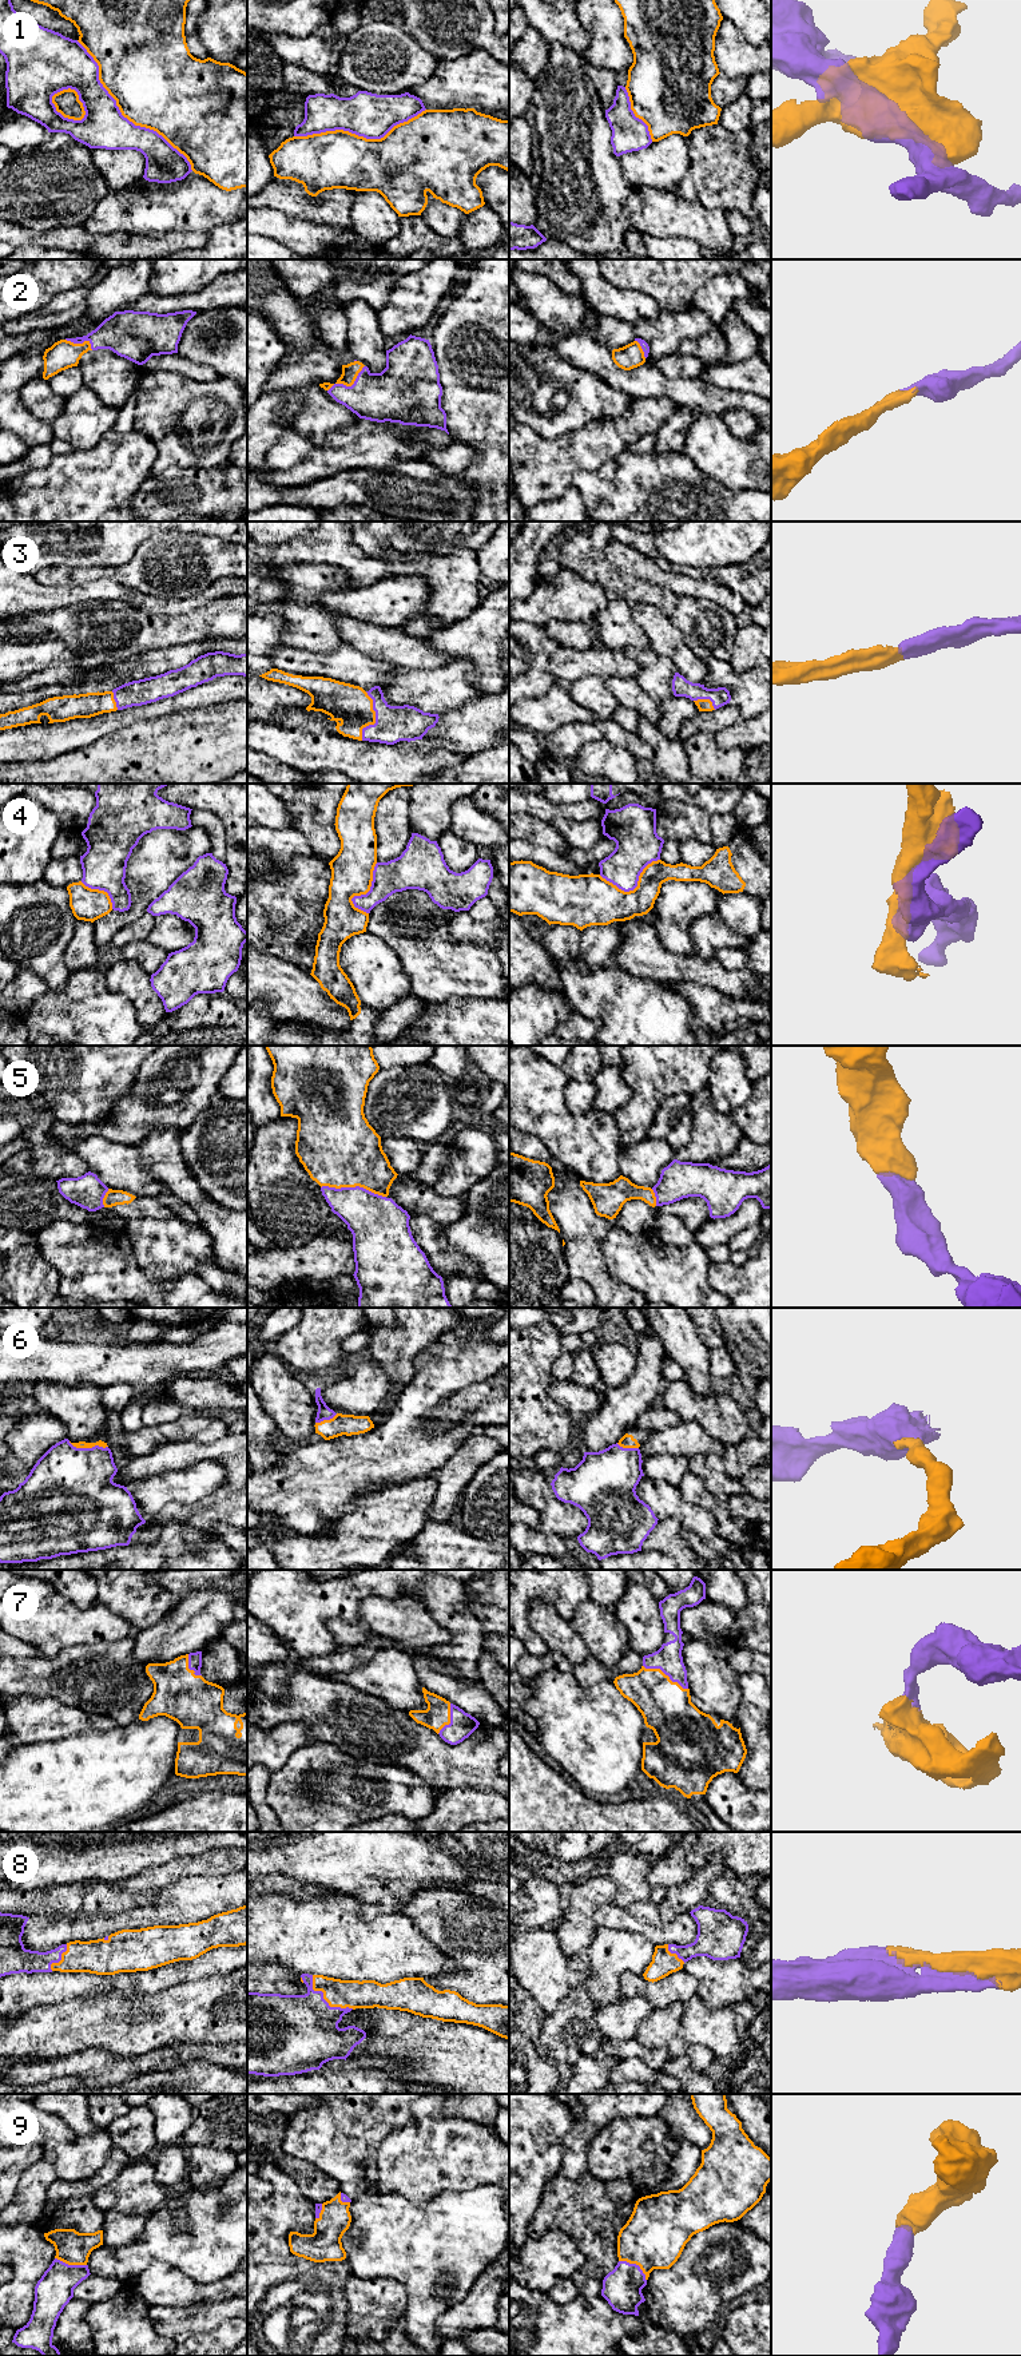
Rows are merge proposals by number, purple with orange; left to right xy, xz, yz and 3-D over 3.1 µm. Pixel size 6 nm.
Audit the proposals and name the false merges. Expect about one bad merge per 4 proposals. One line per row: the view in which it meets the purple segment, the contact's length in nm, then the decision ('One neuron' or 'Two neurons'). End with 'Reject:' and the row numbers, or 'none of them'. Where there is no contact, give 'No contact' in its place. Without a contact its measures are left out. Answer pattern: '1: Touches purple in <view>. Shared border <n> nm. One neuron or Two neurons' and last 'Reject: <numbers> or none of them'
1: Touches purple in xy. Shared border 1050 nm. Two neurons
2: Touches purple in xz. Shared border 280 nm. One neuron
3: Touches purple in xz. Shared border 300 nm. One neuron
4: Touches purple in yz. Shared border 380 nm. Two neurons
5: Touches purple in xz. Shared border 400 nm. One neuron
6: Touches purple in xy. Shared border 240 nm. One neuron
7: Touches purple in yz. Shared border 300 nm. One neuron
8: Touches purple in xz. Shared border 320 nm. One neuron
9: Touches purple in yz. Shared border 200 nm. One neuron
Reject: 1, 4

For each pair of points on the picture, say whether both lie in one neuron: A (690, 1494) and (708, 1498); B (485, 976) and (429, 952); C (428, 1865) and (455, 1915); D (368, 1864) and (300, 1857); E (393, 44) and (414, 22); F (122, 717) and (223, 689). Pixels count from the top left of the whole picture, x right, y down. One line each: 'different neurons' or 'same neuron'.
A: same neuron
B: same neuron
C: different neurons
D: same neuron
E: different neurons
F: same neuron

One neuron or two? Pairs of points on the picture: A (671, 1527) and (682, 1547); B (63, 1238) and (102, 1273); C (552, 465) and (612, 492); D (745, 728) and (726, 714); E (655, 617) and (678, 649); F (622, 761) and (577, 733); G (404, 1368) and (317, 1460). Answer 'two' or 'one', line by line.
A: one
B: one
C: two
D: two
E: one
F: two
G: two

